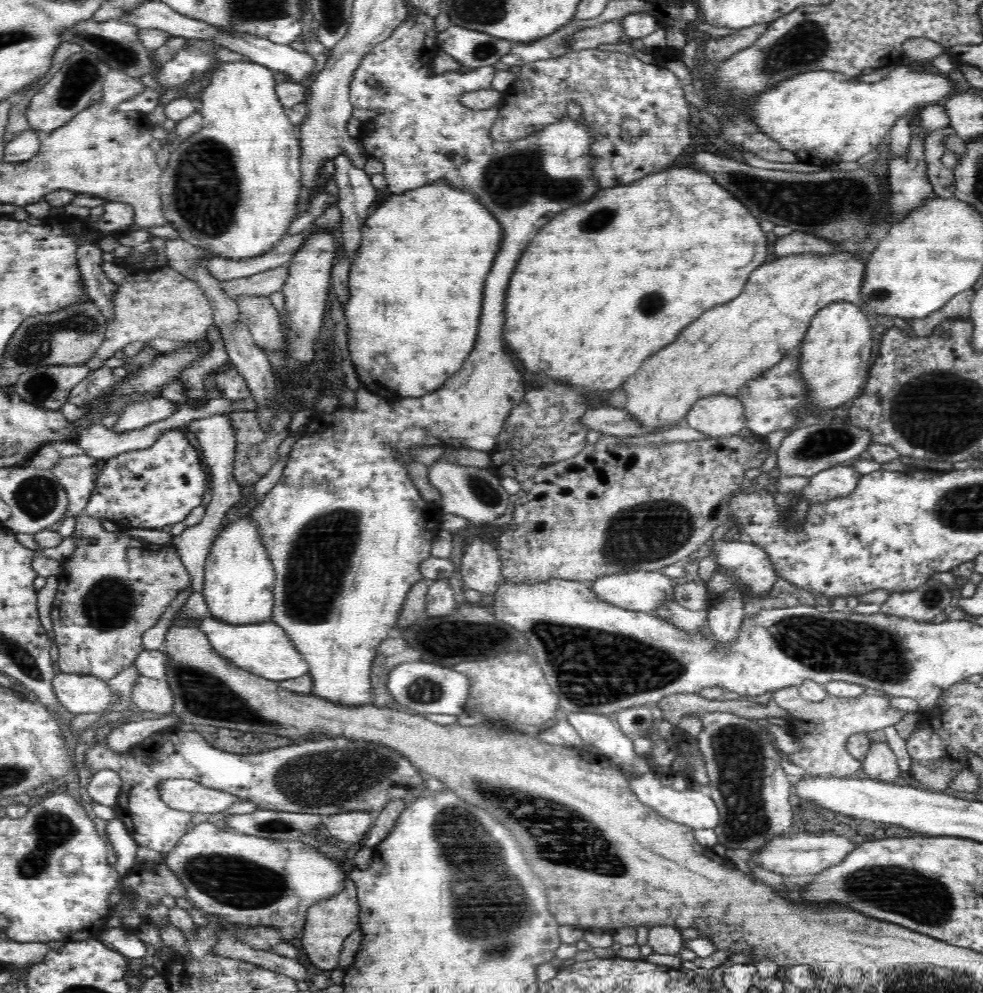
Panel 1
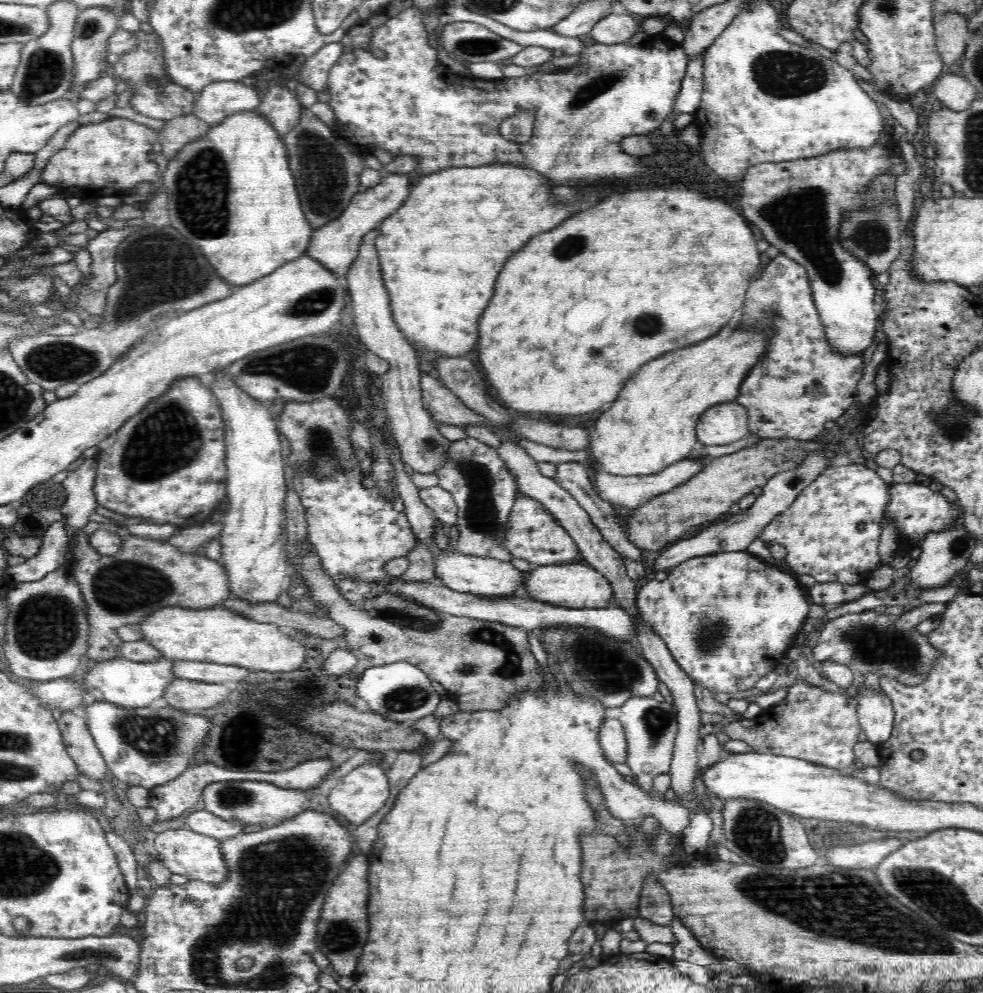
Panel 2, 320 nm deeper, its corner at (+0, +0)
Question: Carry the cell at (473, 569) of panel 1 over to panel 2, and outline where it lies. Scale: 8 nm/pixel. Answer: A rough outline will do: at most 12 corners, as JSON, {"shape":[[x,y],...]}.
{"shape":[[450,441],[433,473],[458,505],[454,549],[504,548],[518,486],[497,449]]}

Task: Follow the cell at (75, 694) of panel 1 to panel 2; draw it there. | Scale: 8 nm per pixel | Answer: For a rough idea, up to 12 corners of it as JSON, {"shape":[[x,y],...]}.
{"shape":[[171,660],[99,662],[82,676],[96,701],[148,707],[177,679]]}

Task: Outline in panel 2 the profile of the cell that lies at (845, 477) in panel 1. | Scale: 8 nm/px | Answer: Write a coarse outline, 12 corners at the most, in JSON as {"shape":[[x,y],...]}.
{"shape":[[826,467],[762,534],[796,574],[862,583],[889,484]]}

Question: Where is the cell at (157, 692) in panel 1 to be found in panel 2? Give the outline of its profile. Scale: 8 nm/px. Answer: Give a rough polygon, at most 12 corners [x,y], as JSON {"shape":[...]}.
{"shape":[[177,678],[162,697],[196,712],[224,702],[232,685]]}

